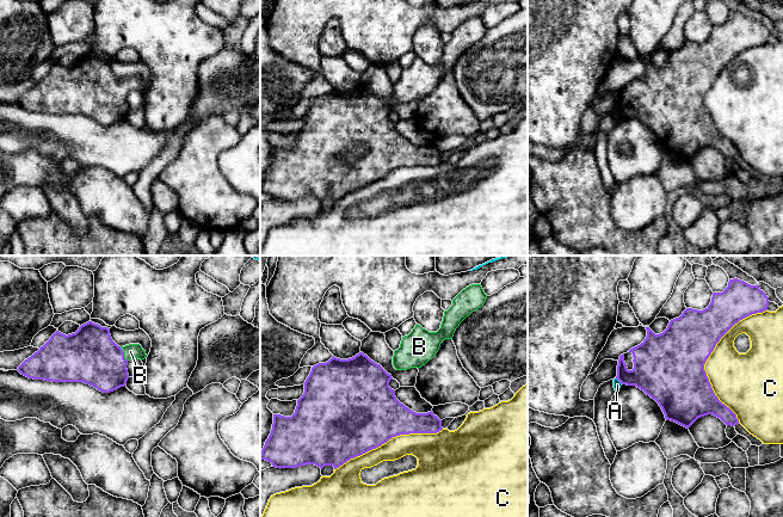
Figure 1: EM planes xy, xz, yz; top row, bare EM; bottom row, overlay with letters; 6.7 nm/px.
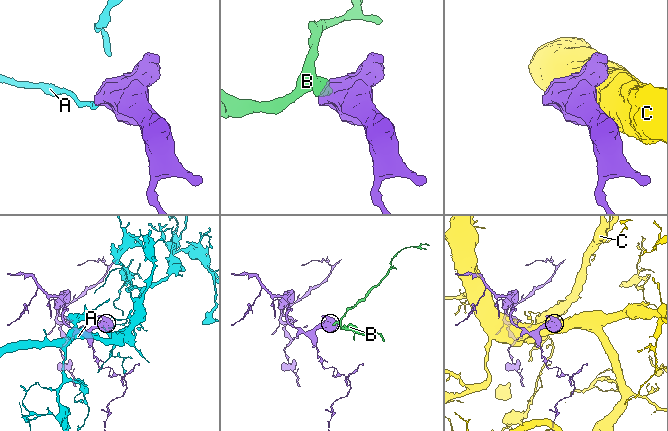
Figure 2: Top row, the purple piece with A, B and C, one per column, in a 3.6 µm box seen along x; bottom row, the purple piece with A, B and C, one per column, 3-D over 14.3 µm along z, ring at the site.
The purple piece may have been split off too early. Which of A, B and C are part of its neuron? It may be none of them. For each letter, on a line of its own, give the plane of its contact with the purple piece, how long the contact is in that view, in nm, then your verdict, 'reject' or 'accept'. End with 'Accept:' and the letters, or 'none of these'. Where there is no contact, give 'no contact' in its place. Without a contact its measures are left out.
A: meets purple in yz; contact 60 nm long; reject
B: meets purple in xy; contact 90 nm long; accept
C: meets purple in yz; contact 800 nm long; reject
Accept: B

